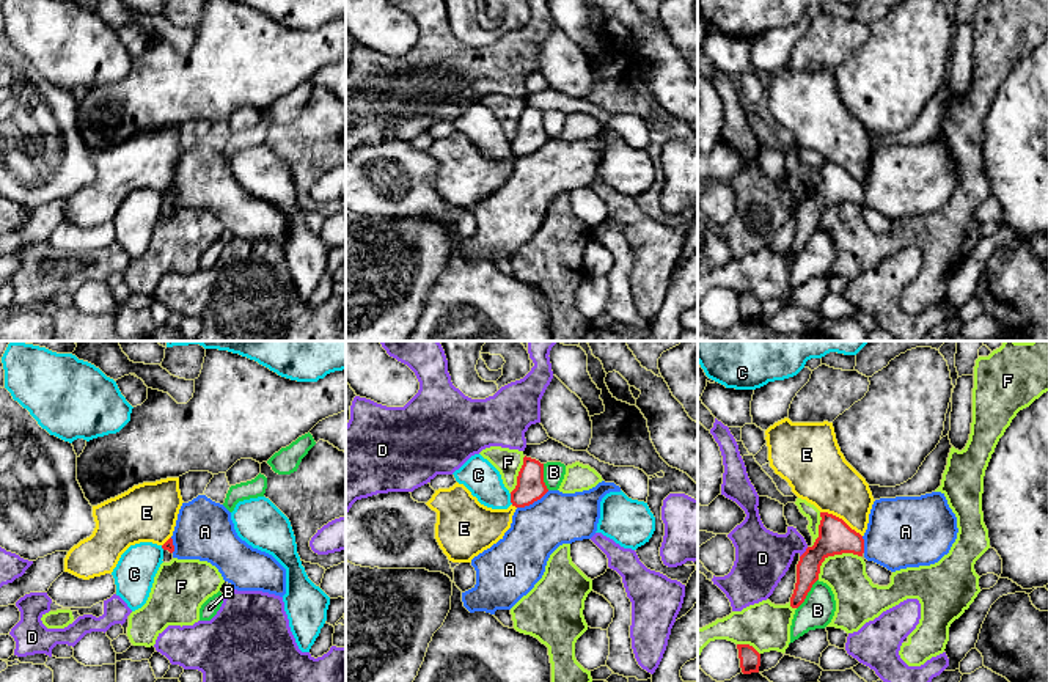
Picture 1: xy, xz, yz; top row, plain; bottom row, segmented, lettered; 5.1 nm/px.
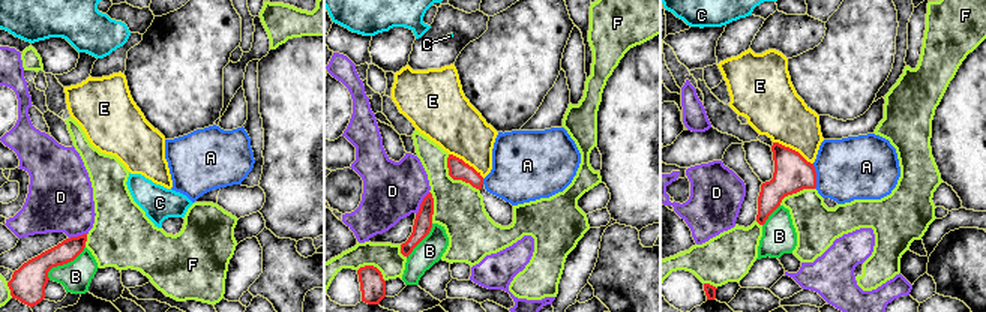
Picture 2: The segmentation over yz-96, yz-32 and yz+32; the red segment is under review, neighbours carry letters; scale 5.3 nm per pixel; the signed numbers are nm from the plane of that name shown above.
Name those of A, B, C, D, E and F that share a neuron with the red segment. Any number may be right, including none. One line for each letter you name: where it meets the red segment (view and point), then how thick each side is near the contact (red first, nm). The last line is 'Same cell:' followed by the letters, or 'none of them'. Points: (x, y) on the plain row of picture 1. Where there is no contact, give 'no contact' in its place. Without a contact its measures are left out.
Same cell: none of them

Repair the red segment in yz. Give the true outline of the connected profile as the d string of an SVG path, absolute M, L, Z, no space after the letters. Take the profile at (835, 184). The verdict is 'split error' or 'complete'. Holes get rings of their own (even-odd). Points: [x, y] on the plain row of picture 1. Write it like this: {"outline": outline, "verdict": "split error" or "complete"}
{"outline": "M820 160L820 165L819 185L812 195L806 196L797 212L797 231L790 245L792 256L798 256L804 250L812 233L819 228L822 211L828 204L858 203L864 207L866 222L874 233L888 234L891 231L891 218L864 206L864 187L859 181L833 162Z", "verdict": "split error"}

